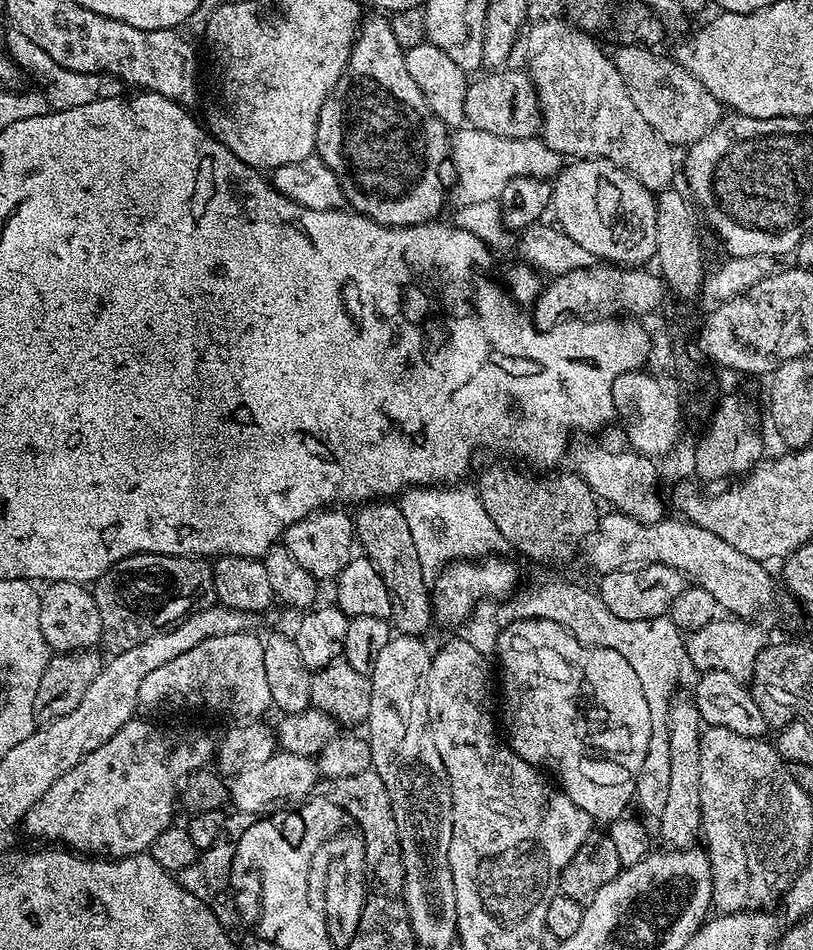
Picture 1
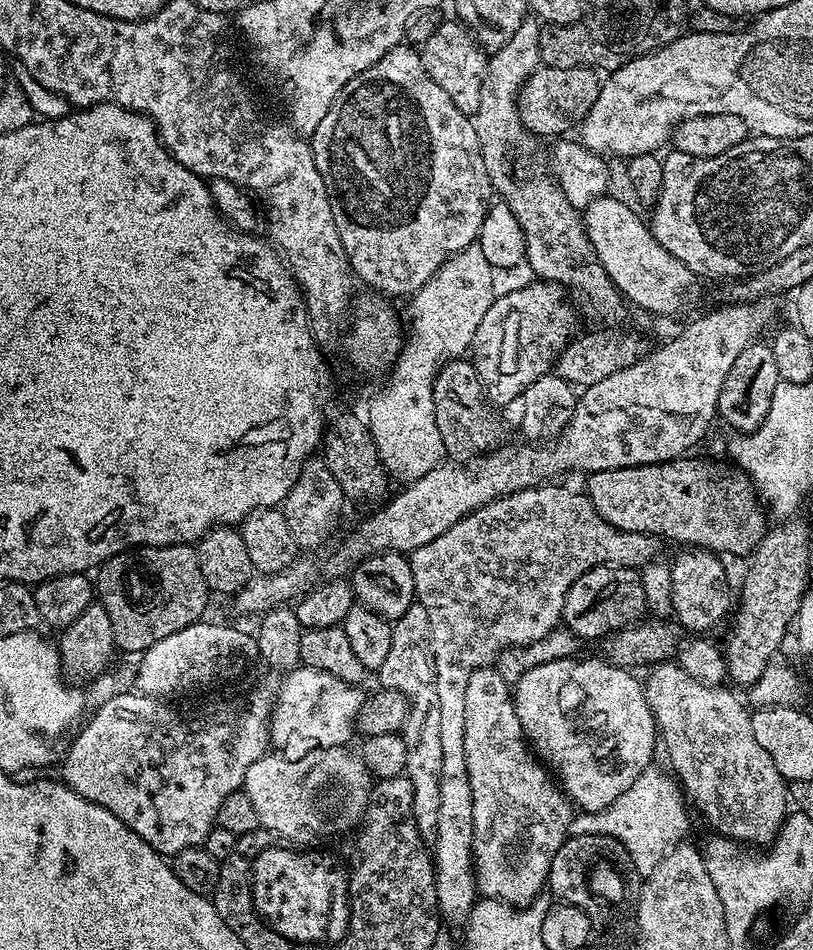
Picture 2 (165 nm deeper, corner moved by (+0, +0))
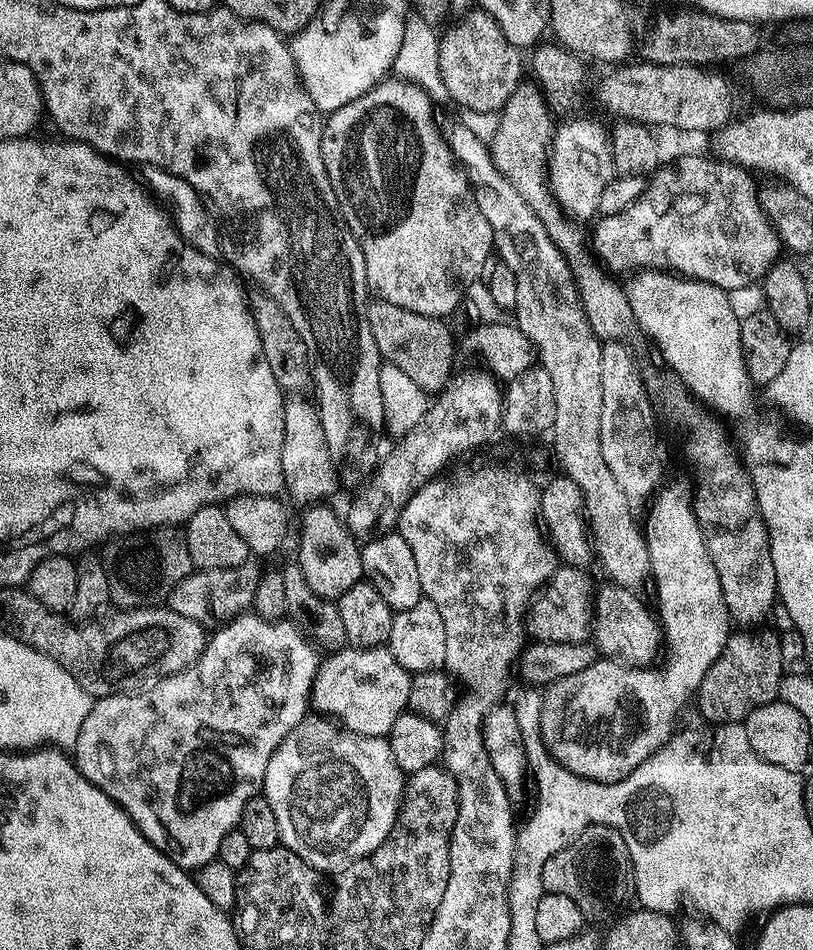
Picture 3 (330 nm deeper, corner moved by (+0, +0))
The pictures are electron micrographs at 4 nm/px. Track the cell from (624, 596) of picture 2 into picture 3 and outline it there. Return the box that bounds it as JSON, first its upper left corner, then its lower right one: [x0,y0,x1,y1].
[526,566,594,642]

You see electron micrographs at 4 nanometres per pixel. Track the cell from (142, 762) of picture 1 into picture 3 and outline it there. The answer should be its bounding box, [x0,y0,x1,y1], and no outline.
[74,614,321,870]

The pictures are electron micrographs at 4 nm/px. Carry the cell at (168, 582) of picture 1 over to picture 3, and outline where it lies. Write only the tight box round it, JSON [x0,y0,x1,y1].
[102,526,194,610]

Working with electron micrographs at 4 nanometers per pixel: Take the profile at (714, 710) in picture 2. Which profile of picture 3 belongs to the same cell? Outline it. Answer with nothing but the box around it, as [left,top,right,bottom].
[594,586,662,666]

